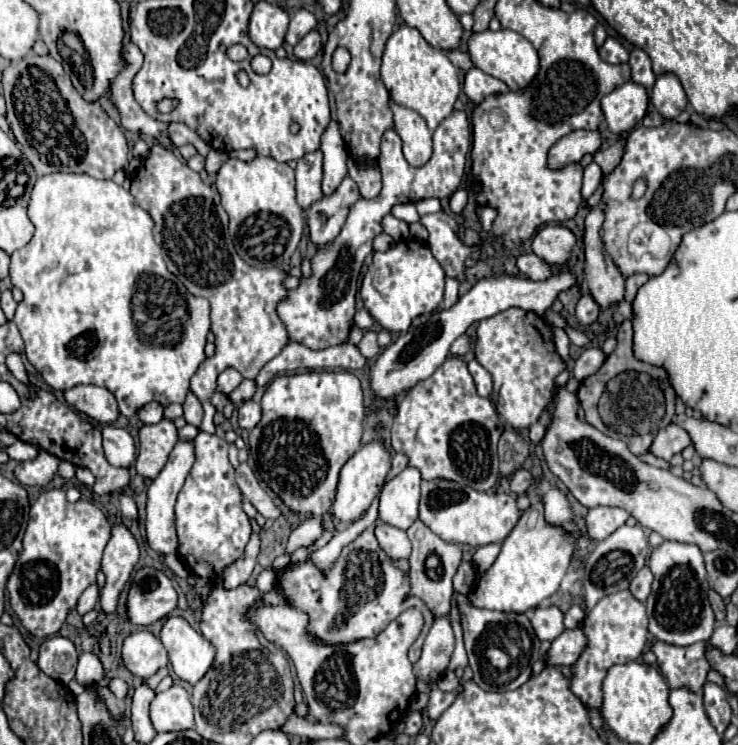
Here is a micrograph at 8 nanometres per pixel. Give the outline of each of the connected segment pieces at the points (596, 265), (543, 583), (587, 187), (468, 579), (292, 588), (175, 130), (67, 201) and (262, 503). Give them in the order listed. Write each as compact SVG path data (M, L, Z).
M598 203L590 209L584 227L584 279L588 281L594 301L606 309L624 299L624 275L618 271L616 263L606 255L602 243L602 223L606 219L606 205Z
M534 503L522 513L512 533L504 539L498 559L486 573L480 575L476 589L468 595L468 599L474 605L510 613L526 613L528 609L536 609L544 599L552 597L552 593L558 591L560 581L570 567L572 553L574 539L562 529L548 525L544 521L542 505Z
M592 161L592 163L584 169L584 183L582 183L582 197L584 197L584 199L588 199L588 197L596 191L596 187L600 185L600 179L602 179L602 171L600 171L600 167Z
M462 561L460 567L458 567L458 573L454 577L454 589L458 593L470 593L474 589L474 581L476 581L476 571L474 571L474 565L472 563L466 563Z
M368 527L366 531L362 531L350 545L346 545L338 557L338 561L334 563L334 569L330 569L326 575L320 573L318 569L314 569L314 565L310 561L302 563L302 565L290 565L286 567L286 571L278 577L278 587L286 593L286 597L290 599L290 605L306 611L310 615L310 633L316 635L318 639L322 639L324 643L350 643L356 639L366 639L366 637L376 637L378 633L382 633L386 629L386 625L390 621L394 621L402 611L406 609L418 609L424 615L424 627L420 637L412 643L410 647L410 661L416 663L422 651L422 643L424 637L428 633L428 629L432 627L434 615L430 613L428 607L424 607L424 601L418 597L410 597L408 601L404 601L404 597L410 591L410 563L408 559L390 559L378 545L376 537L374 537L374 527Z
M170 123L168 135L170 135L170 139L172 139L172 143L174 143L176 147L182 147L182 145L190 143L190 145L194 145L194 147L198 149L198 153L204 155L204 157L206 157L206 153L210 151L208 143L206 143L204 139L200 139L200 135L198 135L196 131L192 131L190 127L186 127L184 123Z
M76 173L42 175L32 189L30 203L28 203L28 215L36 227L36 233L26 247L12 253L10 279L12 279L12 285L24 293L24 299L18 303L14 323L18 325L22 339L26 343L26 357L34 365L34 369L42 375L42 379L52 389L58 389L58 391L66 391L76 385L108 387L110 393L118 399L120 413L126 417L132 417L142 405L146 405L150 401L158 401L164 407L170 403L184 403L190 377L194 375L198 365L206 359L204 345L206 345L206 333L210 331L210 319L208 319L210 303L206 299L192 297L186 291L186 287L166 269L160 247L154 243L154 235L152 235L154 221L150 219L150 215L142 207L136 205L134 197L124 187L116 185L114 181L100 181L90 175L76 175Z
M240 463L240 467L236 469L236 483L242 491L242 495L258 509L258 513L264 519L278 519L282 513L280 509L272 503L270 495L260 487L256 475L252 473L252 469L248 467L248 463Z

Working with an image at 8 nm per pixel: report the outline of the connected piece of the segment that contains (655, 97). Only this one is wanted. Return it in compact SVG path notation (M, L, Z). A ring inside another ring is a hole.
M664 73L652 87L652 105L664 119L674 119L686 107L686 93L674 73Z

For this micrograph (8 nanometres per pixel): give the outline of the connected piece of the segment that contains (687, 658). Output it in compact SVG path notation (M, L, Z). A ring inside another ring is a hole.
M656 641L652 645L652 653L658 657L658 667L670 687L688 687L696 693L702 691L710 671L708 659L704 655L704 643L672 647L668 643Z

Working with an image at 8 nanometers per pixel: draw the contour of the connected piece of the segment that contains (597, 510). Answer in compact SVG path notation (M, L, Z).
M594 507L586 515L586 529L594 541L604 541L618 527L626 523L630 515L620 507Z

